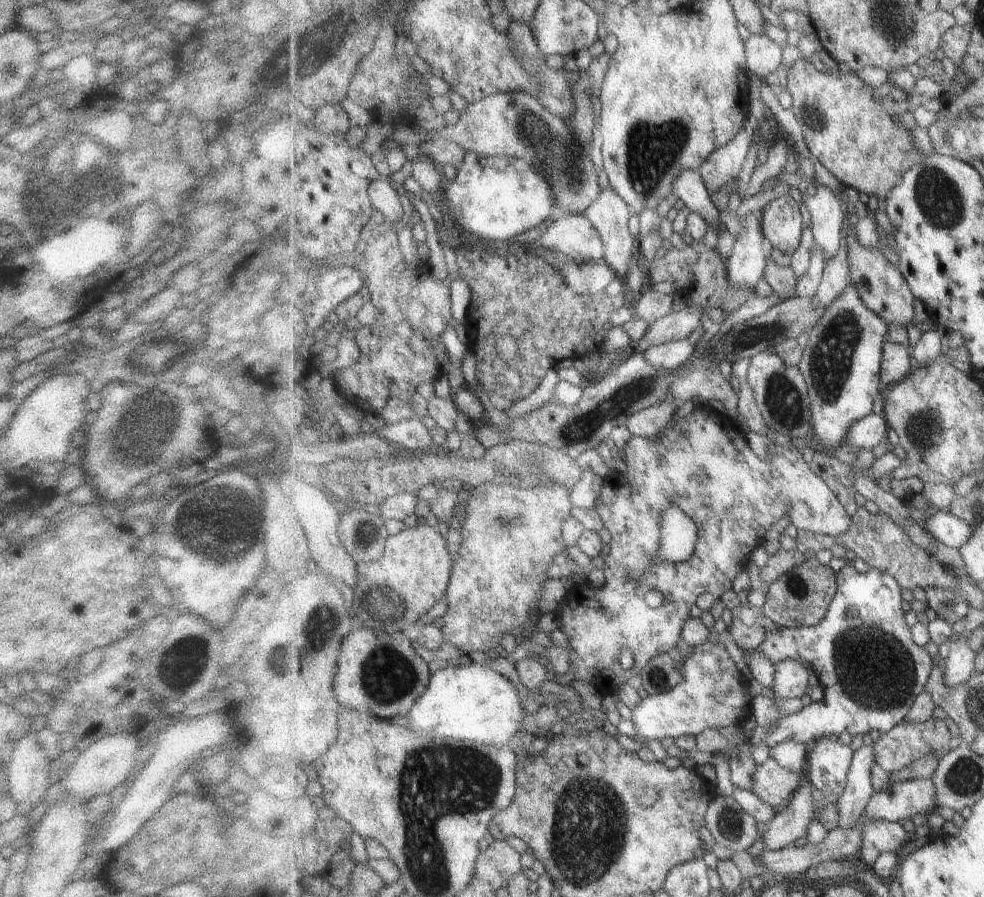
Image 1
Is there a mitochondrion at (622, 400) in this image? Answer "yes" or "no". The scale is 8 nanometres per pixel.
yes

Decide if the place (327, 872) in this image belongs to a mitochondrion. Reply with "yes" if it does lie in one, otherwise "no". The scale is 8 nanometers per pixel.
no

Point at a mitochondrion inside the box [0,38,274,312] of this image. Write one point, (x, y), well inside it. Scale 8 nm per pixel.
(53, 193)

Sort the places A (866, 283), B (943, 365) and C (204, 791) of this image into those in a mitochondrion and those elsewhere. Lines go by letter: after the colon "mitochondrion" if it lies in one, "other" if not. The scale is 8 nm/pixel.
A: mitochondrion
B: other
C: other

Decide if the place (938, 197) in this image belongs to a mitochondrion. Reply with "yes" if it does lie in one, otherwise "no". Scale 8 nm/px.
yes

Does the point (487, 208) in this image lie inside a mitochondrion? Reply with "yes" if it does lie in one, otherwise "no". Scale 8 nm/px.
no

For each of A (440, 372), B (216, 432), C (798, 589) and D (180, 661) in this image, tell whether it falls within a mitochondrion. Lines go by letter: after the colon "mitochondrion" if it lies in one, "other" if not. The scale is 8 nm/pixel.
A: other
B: other
C: mitochondrion
D: mitochondrion

